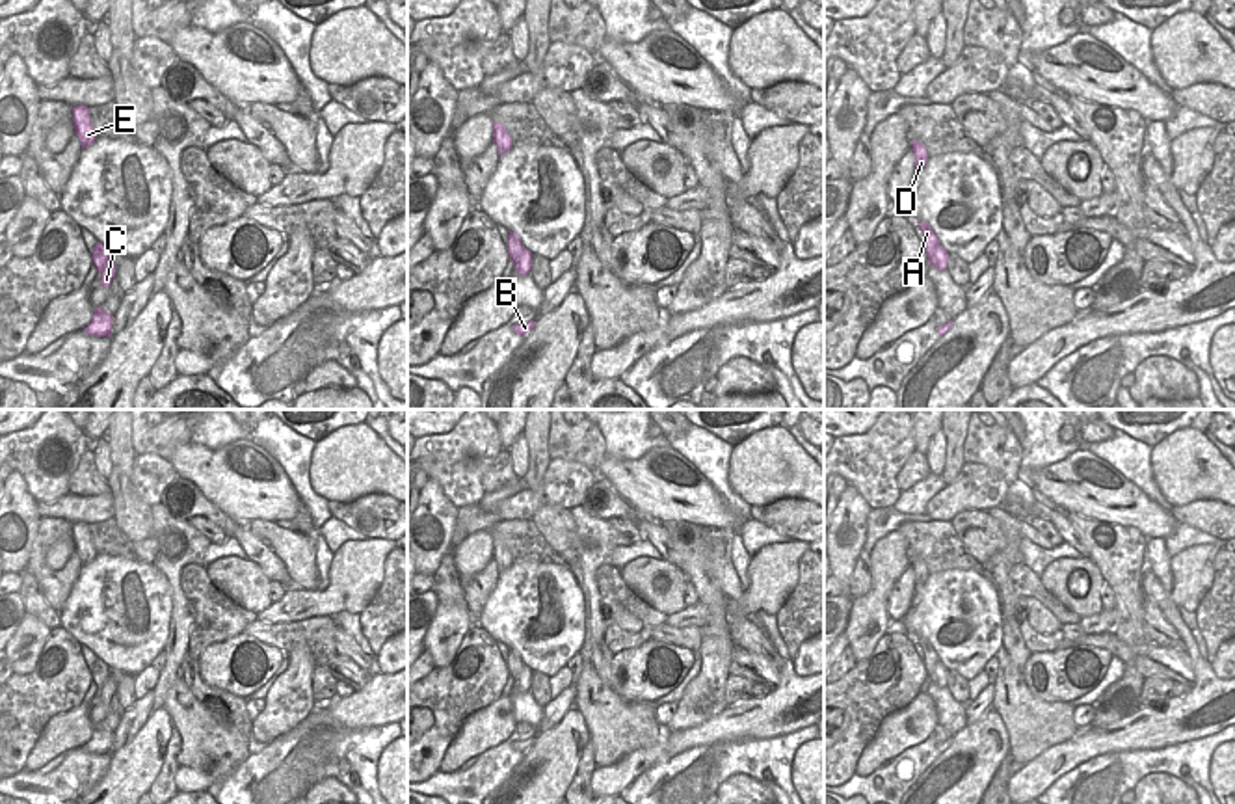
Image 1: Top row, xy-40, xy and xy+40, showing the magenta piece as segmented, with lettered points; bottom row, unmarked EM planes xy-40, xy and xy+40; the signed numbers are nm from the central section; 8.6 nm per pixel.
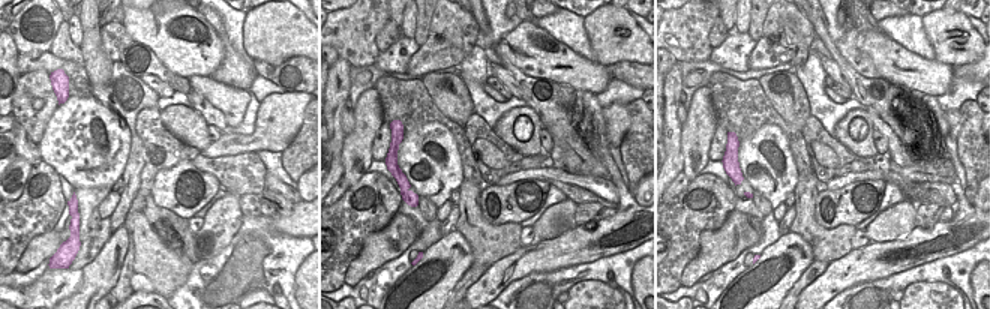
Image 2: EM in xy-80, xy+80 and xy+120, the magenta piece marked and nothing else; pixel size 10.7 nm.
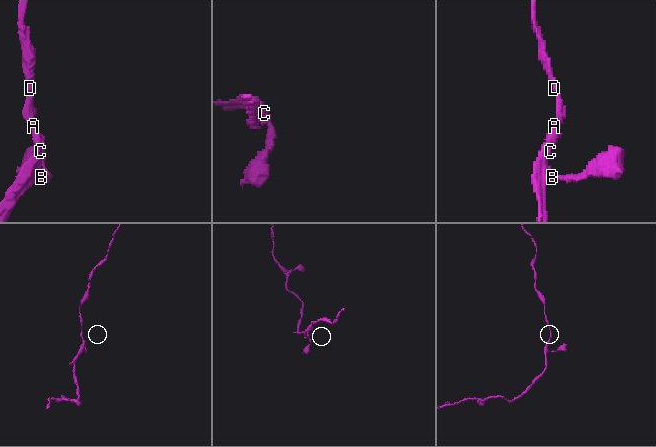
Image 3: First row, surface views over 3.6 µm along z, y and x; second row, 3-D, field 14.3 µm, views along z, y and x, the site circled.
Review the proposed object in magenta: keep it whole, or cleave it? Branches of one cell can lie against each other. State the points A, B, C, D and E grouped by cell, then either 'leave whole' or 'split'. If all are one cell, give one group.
A D E / B C; split

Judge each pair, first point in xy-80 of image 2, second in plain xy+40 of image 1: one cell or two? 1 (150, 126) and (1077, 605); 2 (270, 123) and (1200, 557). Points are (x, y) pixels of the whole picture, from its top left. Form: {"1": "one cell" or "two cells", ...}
{"1": "two cells", "2": "one cell"}

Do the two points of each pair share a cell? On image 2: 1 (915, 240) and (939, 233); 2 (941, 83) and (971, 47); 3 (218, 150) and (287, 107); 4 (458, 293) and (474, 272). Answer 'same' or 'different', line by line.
1: same
2: different
3: same
4: same

